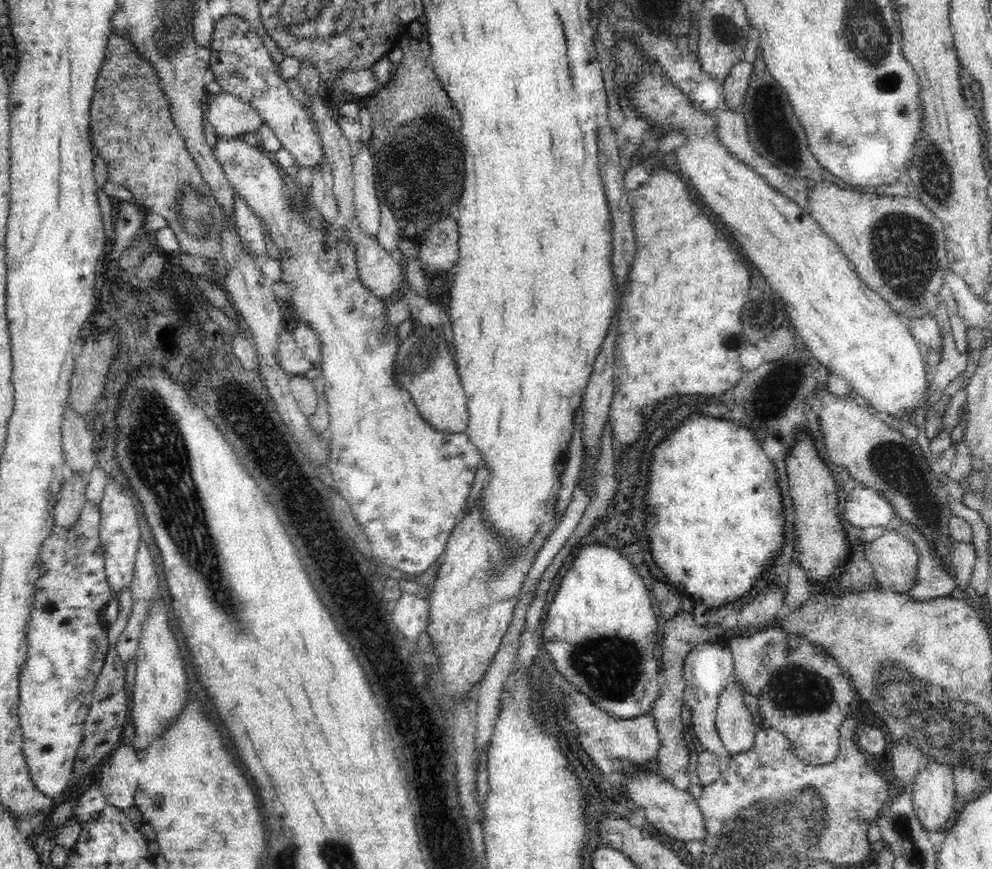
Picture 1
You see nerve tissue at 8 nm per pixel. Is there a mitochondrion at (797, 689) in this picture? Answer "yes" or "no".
yes

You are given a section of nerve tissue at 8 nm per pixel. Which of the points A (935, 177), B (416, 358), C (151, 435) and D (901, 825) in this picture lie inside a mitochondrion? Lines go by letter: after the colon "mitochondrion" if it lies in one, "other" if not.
A: mitochondrion
B: mitochondrion
C: mitochondrion
D: mitochondrion

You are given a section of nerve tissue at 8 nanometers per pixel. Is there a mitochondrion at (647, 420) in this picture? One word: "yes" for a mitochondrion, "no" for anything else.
no

